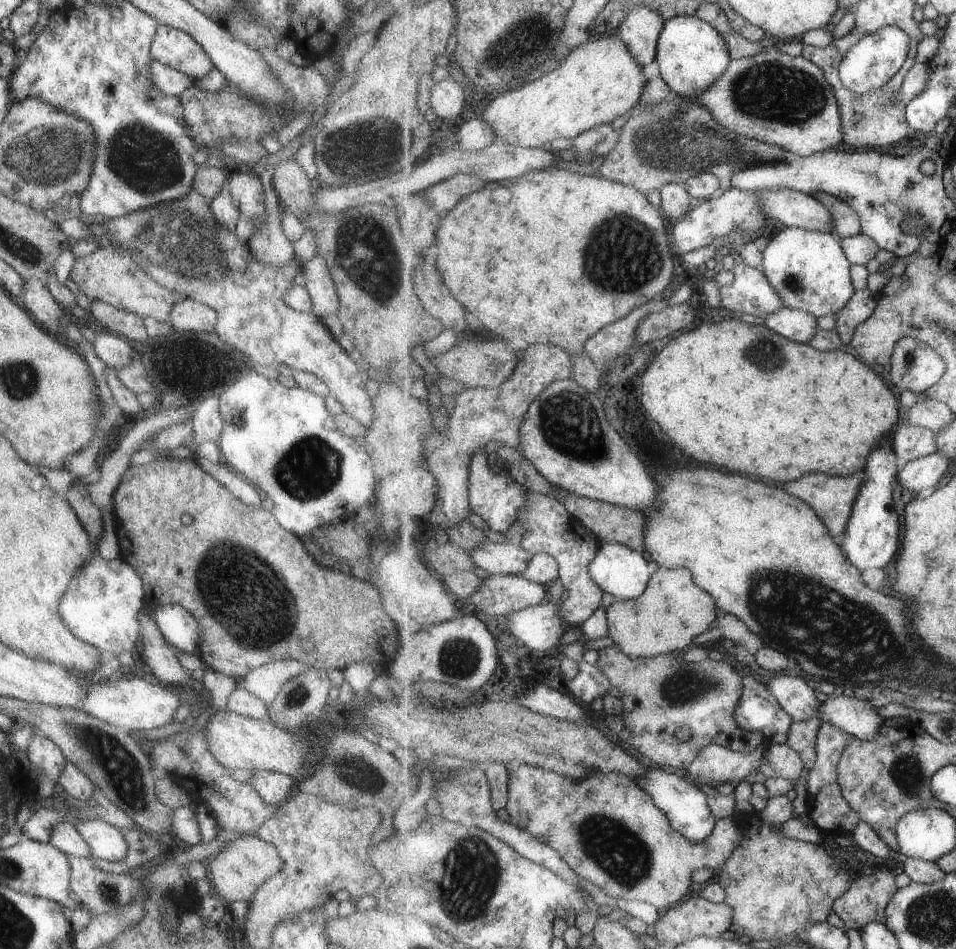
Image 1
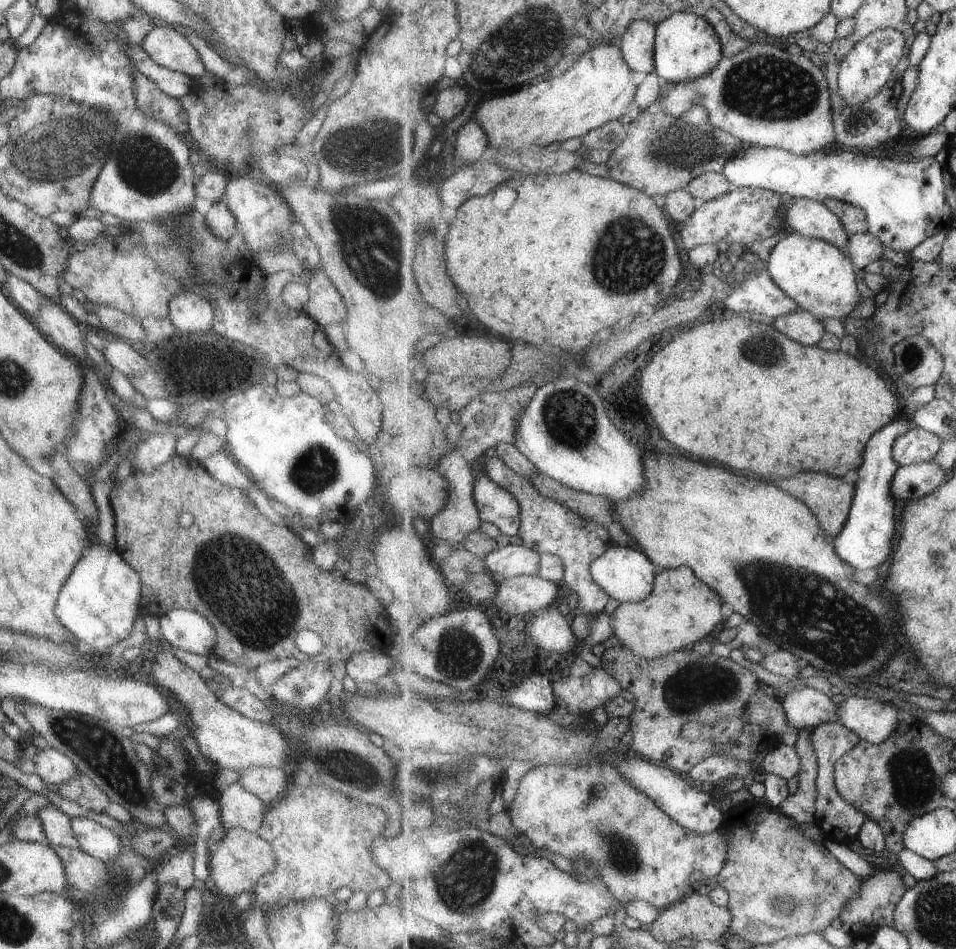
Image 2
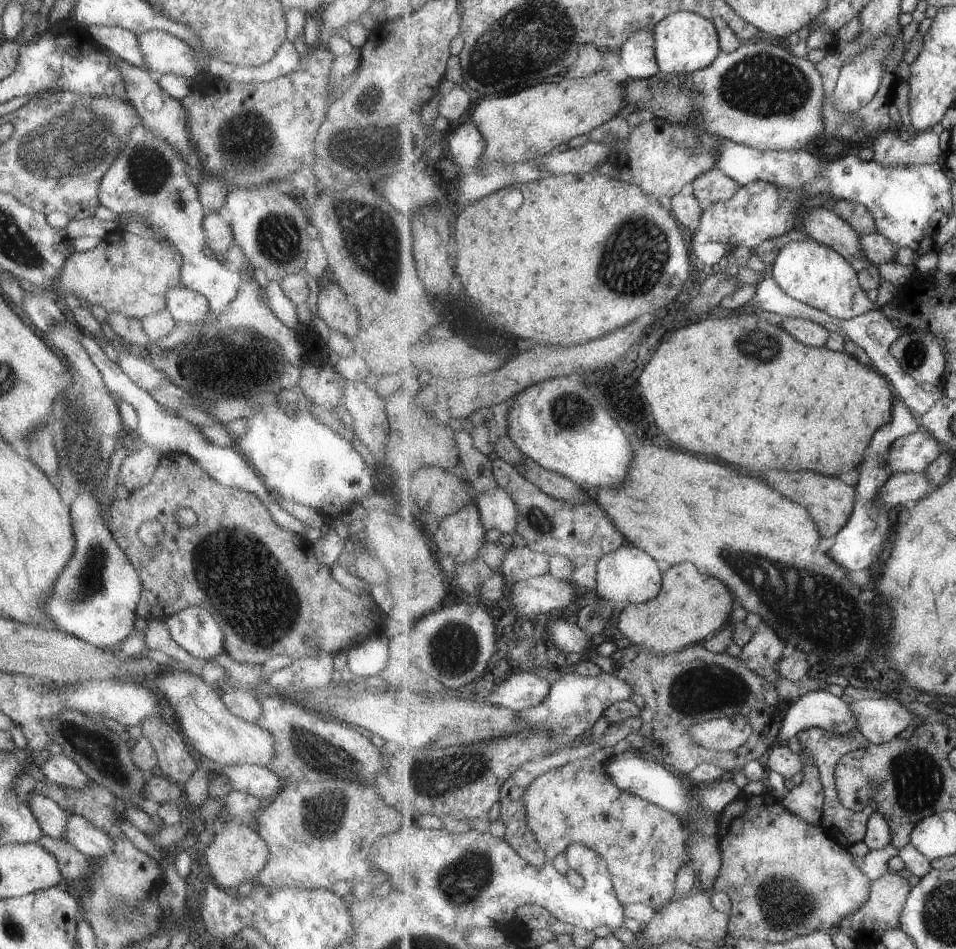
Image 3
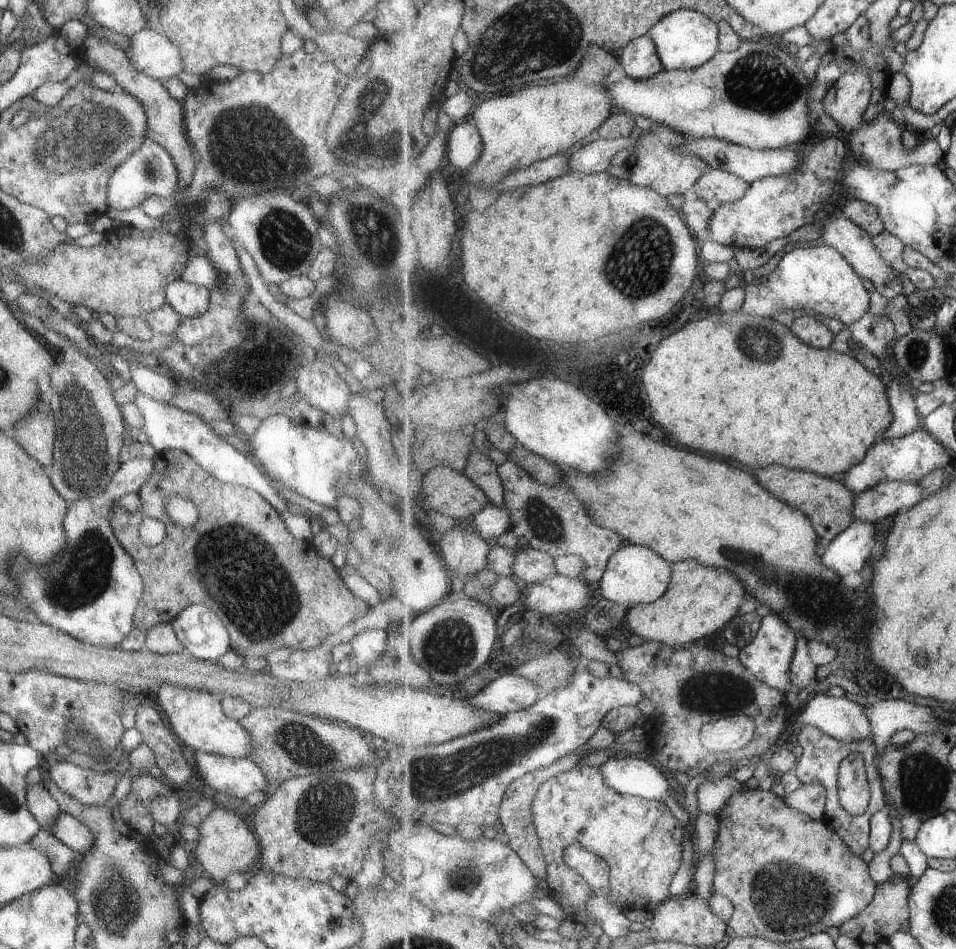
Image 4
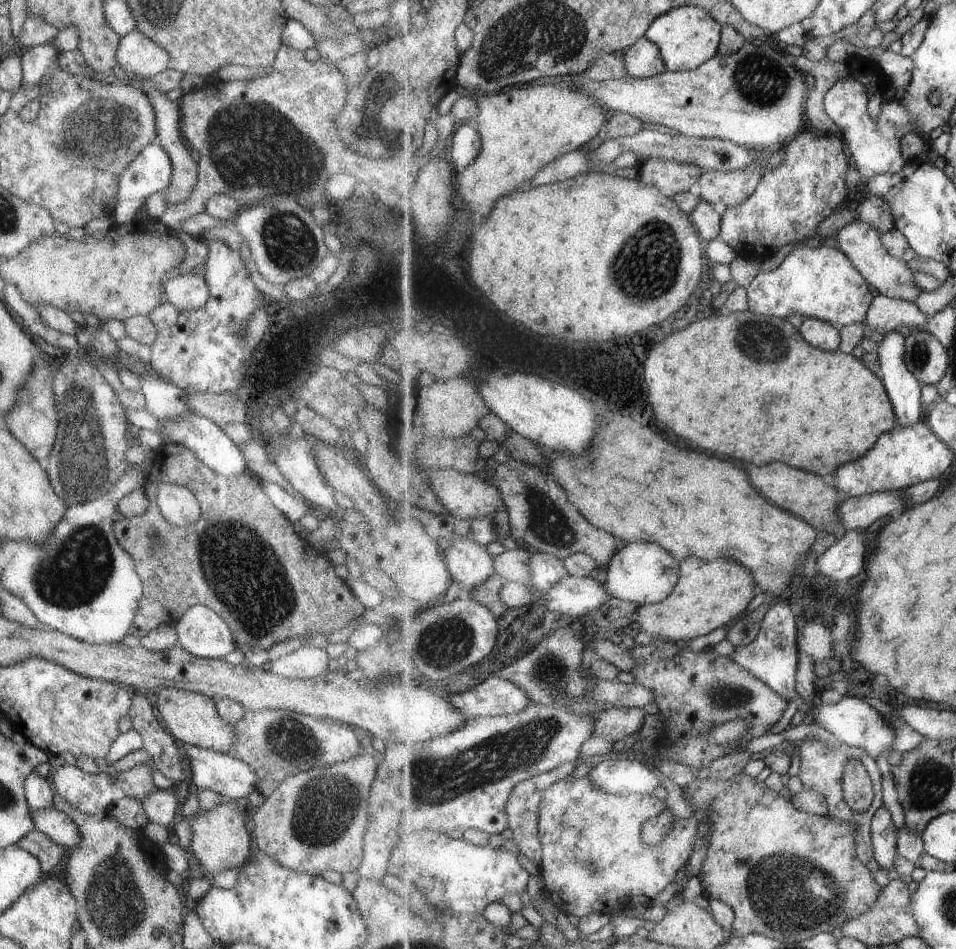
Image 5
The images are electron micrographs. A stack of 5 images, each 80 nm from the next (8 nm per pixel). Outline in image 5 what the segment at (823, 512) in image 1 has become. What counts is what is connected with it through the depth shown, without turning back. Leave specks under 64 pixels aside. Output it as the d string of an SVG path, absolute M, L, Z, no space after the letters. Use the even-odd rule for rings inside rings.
M773 462L769 466L745 464L745 470L747 474L751 474L751 482L755 482L755 488L789 514L805 519L819 531L824 530L833 534L837 541L847 534L848 530L838 513L838 508L847 498L834 486L827 484L821 475L815 476L805 470L795 470L781 462Z

